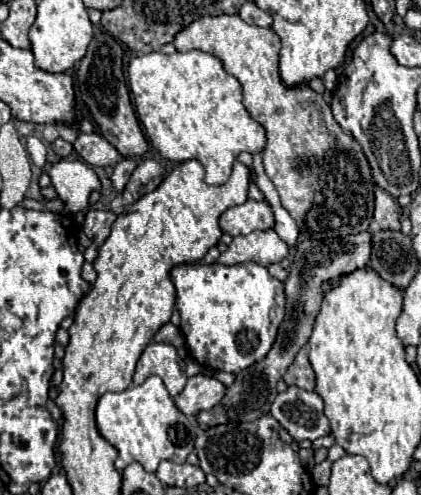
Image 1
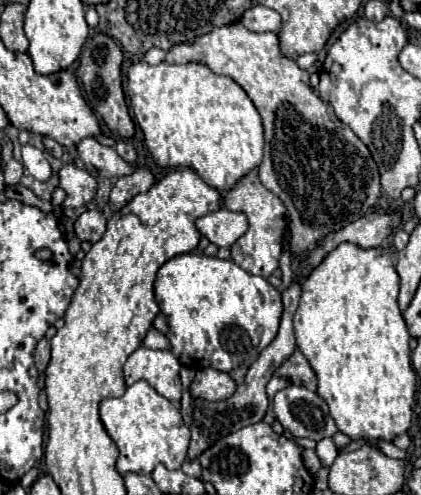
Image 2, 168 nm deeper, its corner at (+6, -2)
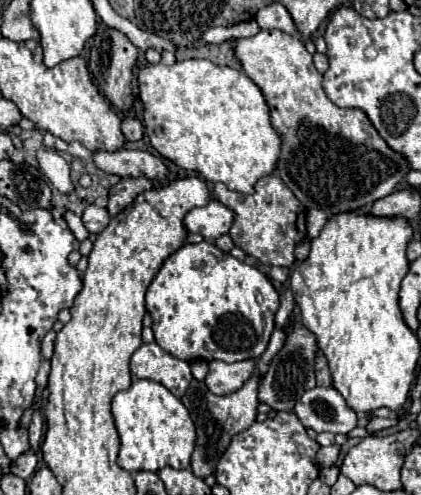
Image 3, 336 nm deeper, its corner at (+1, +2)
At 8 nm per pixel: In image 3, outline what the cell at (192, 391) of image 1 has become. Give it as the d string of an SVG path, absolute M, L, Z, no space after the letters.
M212 360L210 372L204 382L210 388L210 392L218 396L236 392L254 374L256 364L258 360L242 360L242 362L232 362L232 364L222 362L222 360Z

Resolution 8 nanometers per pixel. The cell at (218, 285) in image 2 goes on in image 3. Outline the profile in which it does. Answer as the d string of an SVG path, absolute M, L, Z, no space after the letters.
M206 240L198 244L184 244L178 248L160 268L146 290L146 310L152 316L152 330L156 344L166 348L180 360L224 360L238 362L248 358L260 358L268 346L274 330L274 314L278 310L278 292L272 282L256 268L228 252L222 252L216 244Z

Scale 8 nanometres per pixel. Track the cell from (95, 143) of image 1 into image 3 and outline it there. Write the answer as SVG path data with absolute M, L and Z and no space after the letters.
M116 150L116 152L94 152L94 162L100 170L108 174L116 174L120 178L126 176L144 176L150 180L162 180L168 174L166 164L146 152L146 150Z

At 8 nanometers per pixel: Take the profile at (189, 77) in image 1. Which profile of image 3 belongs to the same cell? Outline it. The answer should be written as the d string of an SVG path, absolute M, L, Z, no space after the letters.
M182 60L172 66L148 64L138 74L138 86L150 144L180 168L198 172L208 182L224 182L230 190L242 194L254 192L254 184L276 170L280 136L270 124L270 108L260 88L244 72L230 66L216 66L210 60Z

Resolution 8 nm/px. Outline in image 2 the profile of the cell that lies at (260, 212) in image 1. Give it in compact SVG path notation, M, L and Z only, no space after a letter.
M221 208L197 220L197 228L205 238L209 238L217 246L229 248L245 230L249 228L247 216L243 212L231 212Z

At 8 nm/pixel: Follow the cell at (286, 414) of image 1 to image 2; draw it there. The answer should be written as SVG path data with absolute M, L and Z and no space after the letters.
M287 386L273 396L273 412L281 426L295 438L323 440L337 432L327 404L305 386Z

